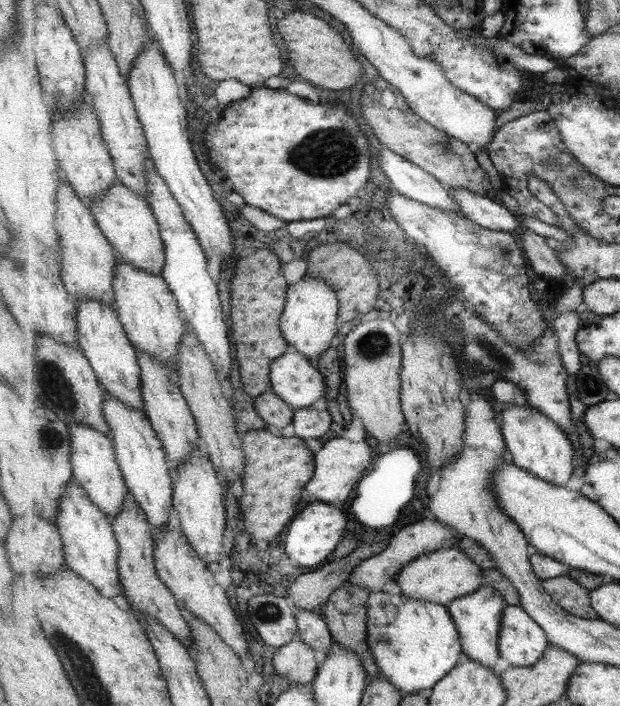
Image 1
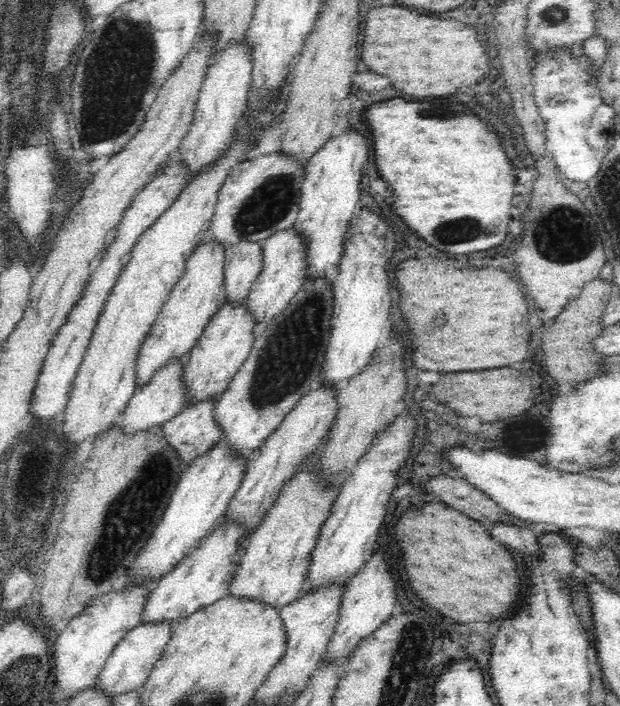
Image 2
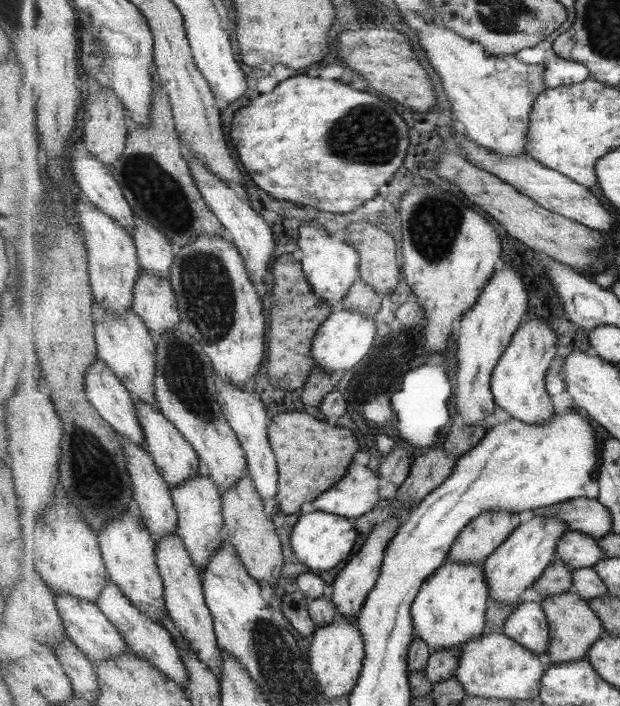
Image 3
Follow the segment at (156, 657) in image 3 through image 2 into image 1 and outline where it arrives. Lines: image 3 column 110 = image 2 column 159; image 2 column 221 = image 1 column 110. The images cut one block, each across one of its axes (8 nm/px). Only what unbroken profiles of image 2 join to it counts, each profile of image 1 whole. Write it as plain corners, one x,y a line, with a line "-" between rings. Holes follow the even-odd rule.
73,478
65,488
63,499
59,504
59,514
55,524
60,529
64,540
64,553
69,569
75,570
97,586
105,596
114,599
119,596
121,589
120,575
120,544
116,532
112,527
112,520
105,512
101,511
93,502
92,497
85,492
81,484

